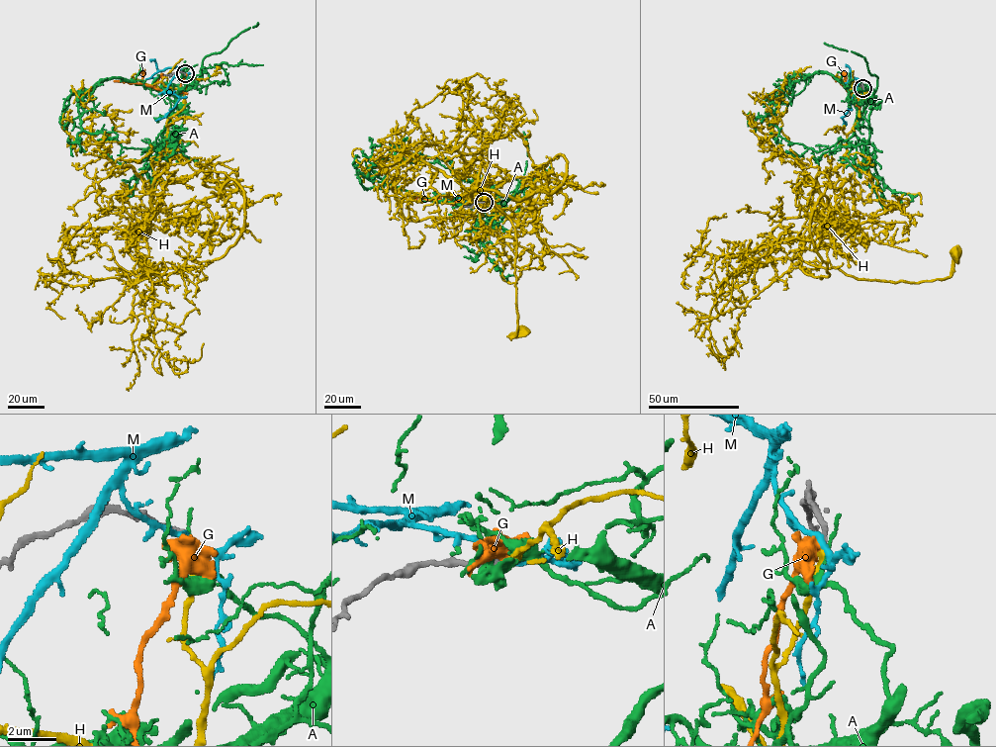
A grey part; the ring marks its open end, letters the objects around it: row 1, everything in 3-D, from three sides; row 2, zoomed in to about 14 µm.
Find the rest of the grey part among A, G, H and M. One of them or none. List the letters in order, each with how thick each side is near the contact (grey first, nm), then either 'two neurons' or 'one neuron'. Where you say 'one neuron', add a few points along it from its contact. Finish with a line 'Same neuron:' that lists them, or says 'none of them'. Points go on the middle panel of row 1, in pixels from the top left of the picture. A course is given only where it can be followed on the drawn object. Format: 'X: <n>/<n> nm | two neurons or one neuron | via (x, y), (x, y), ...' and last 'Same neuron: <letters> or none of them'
A: 220/120 nm | two neurons
G: 220/550 nm | two neurons
H: 200/240 nm | one neuron | via (484, 202), (473, 184), (476, 201), (478, 190), (514, 229), (517, 330), (508, 337), (524, 330)
M: 240/240 nm | two neurons
Same neuron: H

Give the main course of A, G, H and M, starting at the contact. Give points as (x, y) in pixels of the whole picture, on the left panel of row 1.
A: (185, 73), (195, 83), (182, 91), (116, 76), (101, 80), (78, 104), (81, 129), (113, 132), (111, 140)
G: (184, 73), (181, 91), (174, 94), (139, 83), (121, 81)
H: (185, 74), (184, 106), (166, 123), (170, 159), (136, 244), (140, 263), (159, 270), (127, 249), (146, 231)
M: (184, 73), (179, 69), (168, 86), (179, 98), (177, 102), (165, 117), (155, 120)

